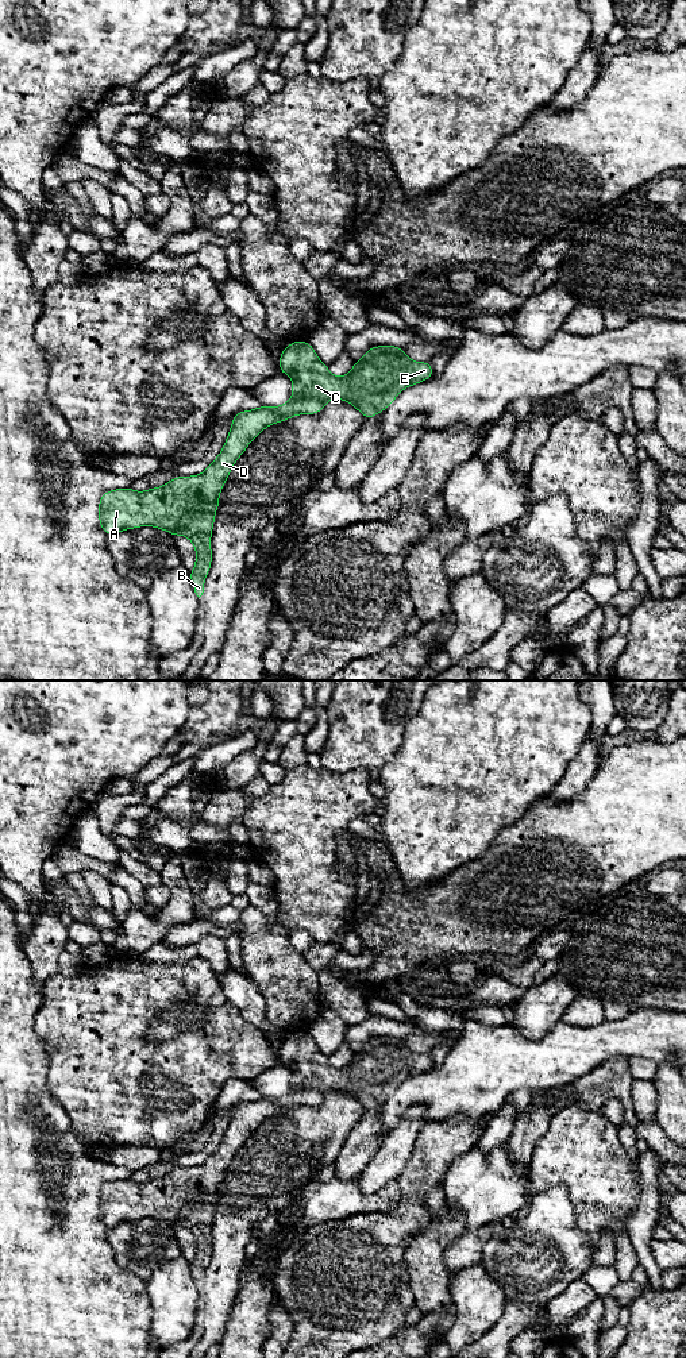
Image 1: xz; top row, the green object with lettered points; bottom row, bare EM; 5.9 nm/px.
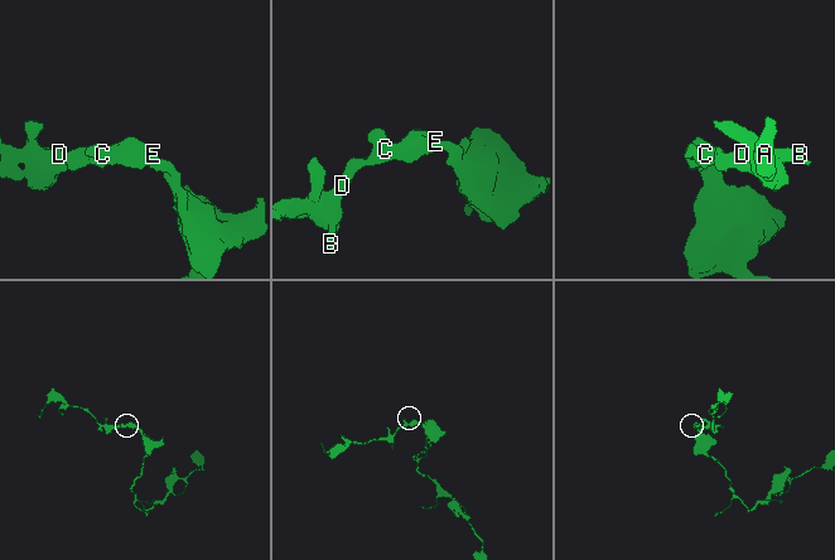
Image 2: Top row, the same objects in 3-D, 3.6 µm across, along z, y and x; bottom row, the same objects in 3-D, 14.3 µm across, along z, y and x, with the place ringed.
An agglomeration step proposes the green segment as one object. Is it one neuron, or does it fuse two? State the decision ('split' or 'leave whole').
leave whole

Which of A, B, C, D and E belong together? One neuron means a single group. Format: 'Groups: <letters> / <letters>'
Groups: A B C D E

